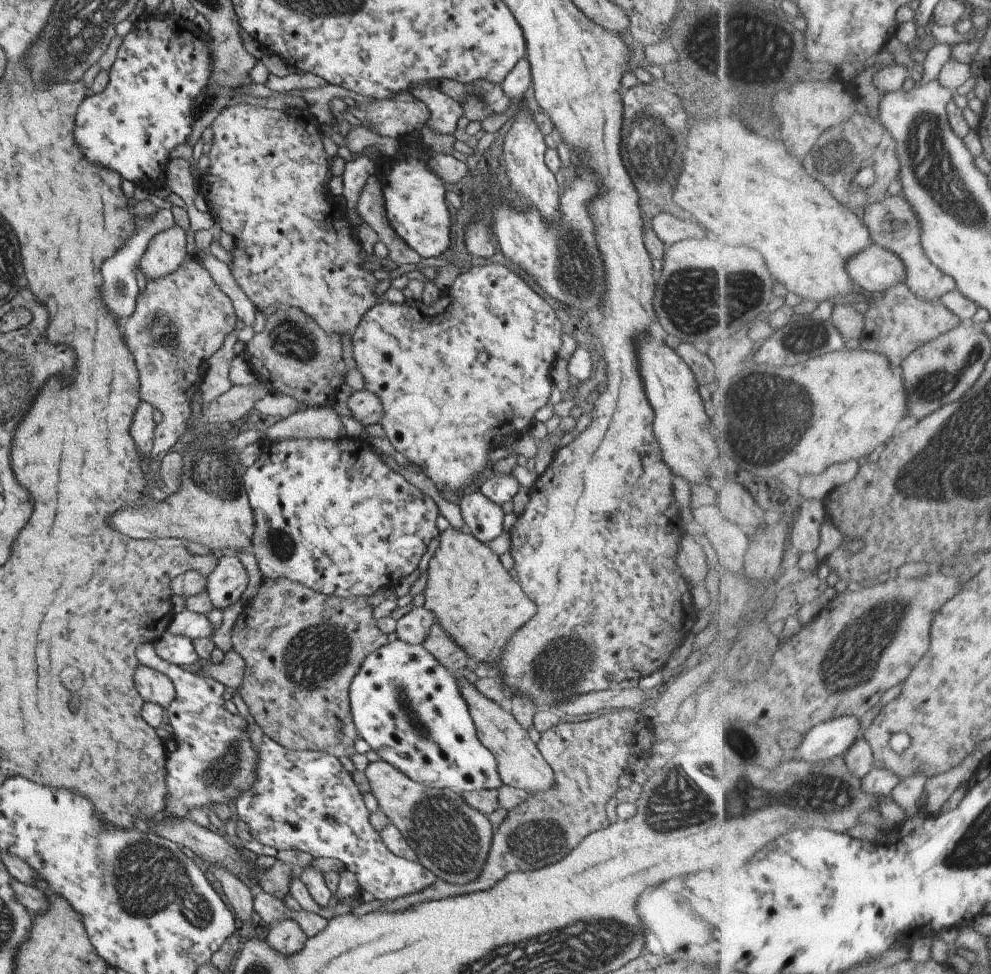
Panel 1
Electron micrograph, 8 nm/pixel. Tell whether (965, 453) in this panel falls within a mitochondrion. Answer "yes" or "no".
yes

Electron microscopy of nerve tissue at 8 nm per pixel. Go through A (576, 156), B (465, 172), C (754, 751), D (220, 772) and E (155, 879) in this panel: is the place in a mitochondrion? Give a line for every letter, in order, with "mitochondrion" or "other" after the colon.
A: other
B: other
C: mitochondrion
D: mitochondrion
E: mitochondrion

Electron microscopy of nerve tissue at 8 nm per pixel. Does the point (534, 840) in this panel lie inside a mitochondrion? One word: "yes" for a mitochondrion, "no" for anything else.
yes

